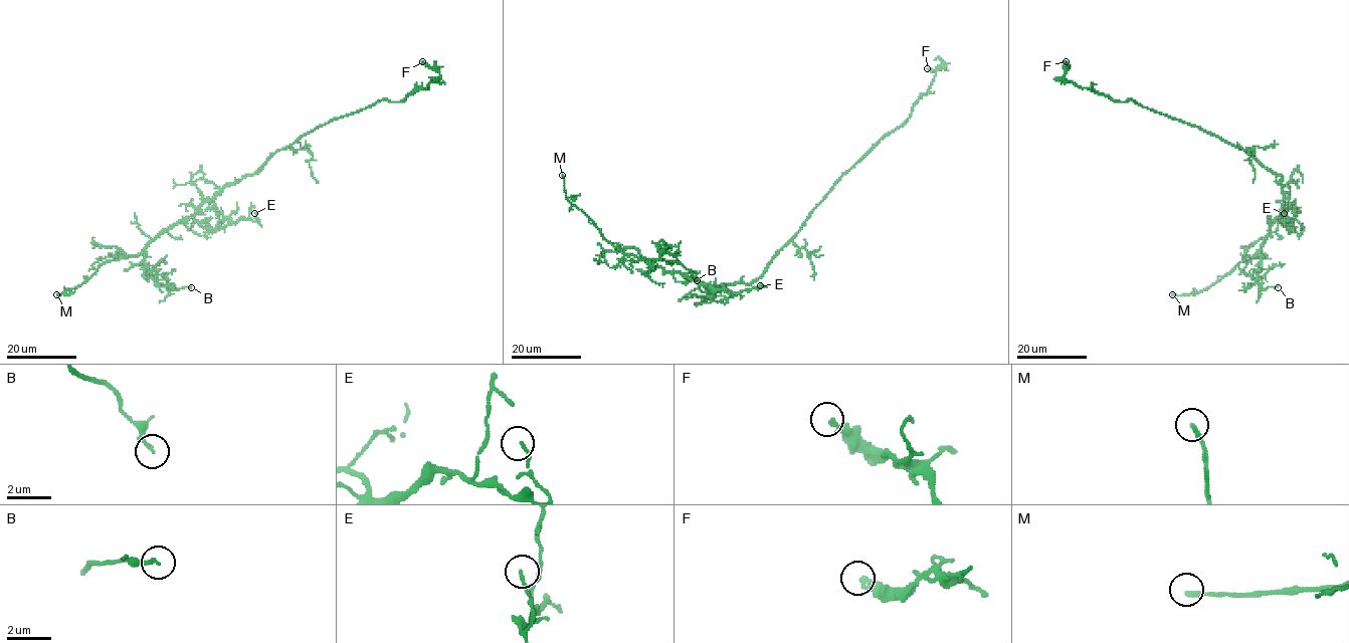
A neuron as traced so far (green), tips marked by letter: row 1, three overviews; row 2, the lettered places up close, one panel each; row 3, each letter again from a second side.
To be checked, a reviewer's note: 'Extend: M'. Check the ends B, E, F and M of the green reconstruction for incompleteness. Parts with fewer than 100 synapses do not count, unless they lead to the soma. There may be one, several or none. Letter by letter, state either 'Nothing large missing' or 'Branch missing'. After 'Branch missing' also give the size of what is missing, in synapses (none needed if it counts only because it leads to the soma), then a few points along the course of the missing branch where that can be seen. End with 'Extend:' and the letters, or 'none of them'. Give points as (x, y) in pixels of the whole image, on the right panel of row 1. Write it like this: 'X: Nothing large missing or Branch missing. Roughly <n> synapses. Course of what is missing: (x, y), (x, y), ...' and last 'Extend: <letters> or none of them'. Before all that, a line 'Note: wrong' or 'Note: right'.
Note: right
B: Nothing large missing
E: Nothing large missing
F: Nothing large missing
M: Branch missing
Extend: M

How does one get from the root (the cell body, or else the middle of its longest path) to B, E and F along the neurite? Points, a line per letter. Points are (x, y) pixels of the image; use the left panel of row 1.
B: (266, 161), (253, 174), (226, 183), (146, 249), (145, 265), (155, 278), (164, 279), (169, 289), (191, 287)
E: (266, 161), (253, 174), (226, 183), (199, 208), (194, 218), (219, 230), (242, 217), (259, 223), (254, 213)
F: (266, 161), (333, 119), (382, 99), (403, 101), (434, 82), (439, 74), (422, 61)

